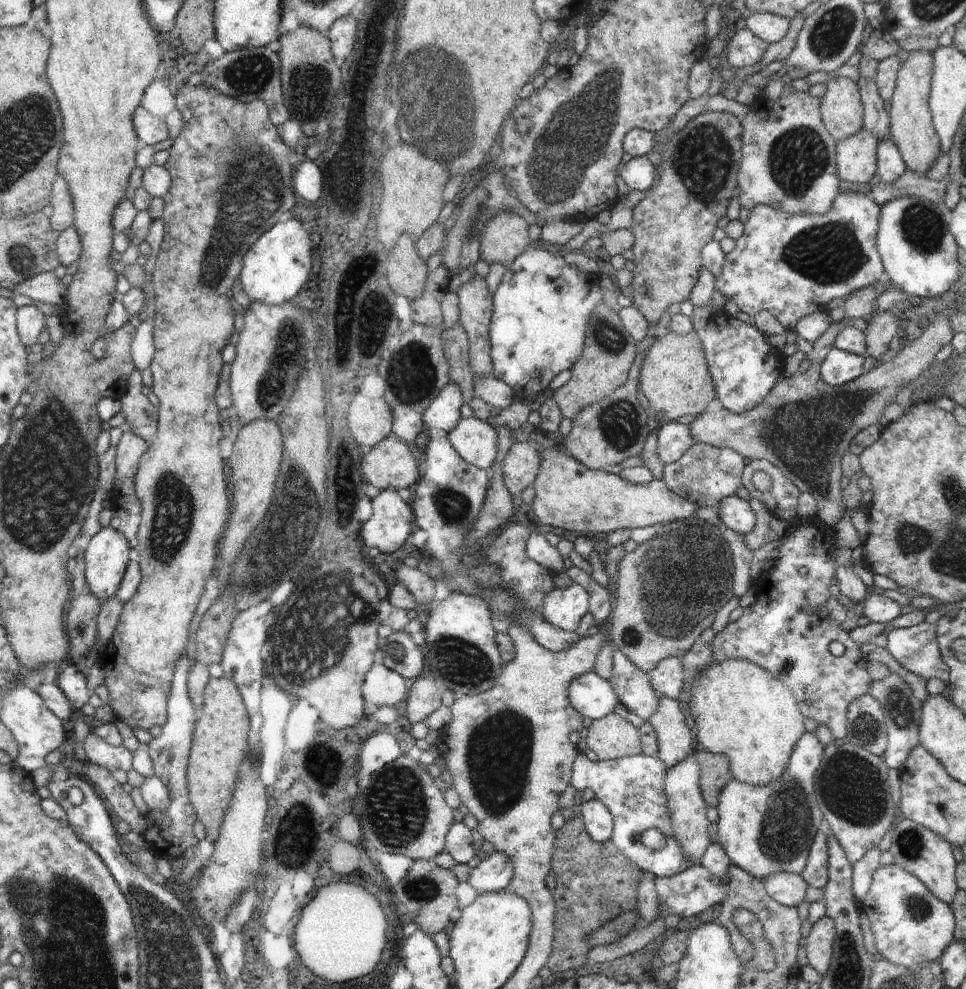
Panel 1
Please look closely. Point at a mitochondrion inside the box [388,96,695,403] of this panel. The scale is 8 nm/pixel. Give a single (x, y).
(609, 340)

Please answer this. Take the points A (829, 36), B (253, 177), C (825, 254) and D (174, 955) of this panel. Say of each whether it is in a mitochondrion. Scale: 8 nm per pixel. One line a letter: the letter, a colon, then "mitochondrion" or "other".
A: mitochondrion
B: mitochondrion
C: mitochondrion
D: mitochondrion

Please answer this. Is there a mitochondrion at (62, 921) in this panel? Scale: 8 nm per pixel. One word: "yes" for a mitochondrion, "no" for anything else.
yes

